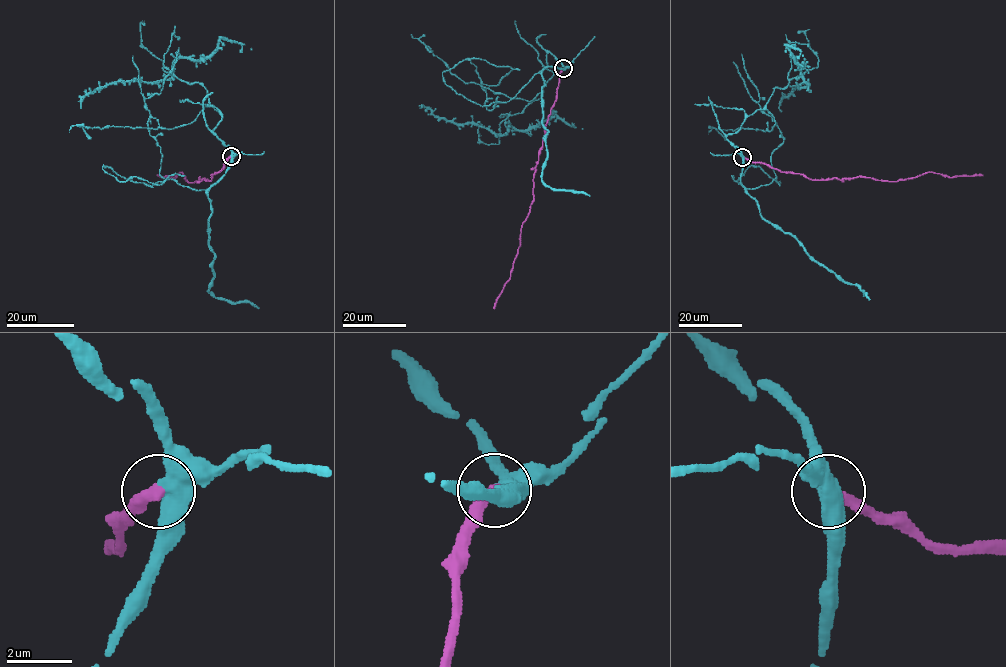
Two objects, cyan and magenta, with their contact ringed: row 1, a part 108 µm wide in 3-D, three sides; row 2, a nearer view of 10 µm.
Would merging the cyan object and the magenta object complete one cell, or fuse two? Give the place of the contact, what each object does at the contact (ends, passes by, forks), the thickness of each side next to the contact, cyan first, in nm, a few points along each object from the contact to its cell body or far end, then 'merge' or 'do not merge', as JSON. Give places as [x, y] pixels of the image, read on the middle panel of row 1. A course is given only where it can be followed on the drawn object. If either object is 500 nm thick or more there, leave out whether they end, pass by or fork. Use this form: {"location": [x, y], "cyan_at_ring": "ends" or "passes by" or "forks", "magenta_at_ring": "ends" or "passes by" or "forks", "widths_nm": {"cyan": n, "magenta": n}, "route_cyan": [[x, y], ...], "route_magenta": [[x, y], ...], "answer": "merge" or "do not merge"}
{"location": [563, 68], "widths_nm": {"cyan": 550, "magenta": 380}, "route_cyan": [[563, 68], [546, 67], [507, 102], [481, 106], [457, 94], [442, 75], [463, 60], [476, 58], [519, 70]], "route_magenta": [[563, 68], [536, 165], [530, 212], [523, 223], [510, 279], [494, 309]], "answer": "do not merge"}

